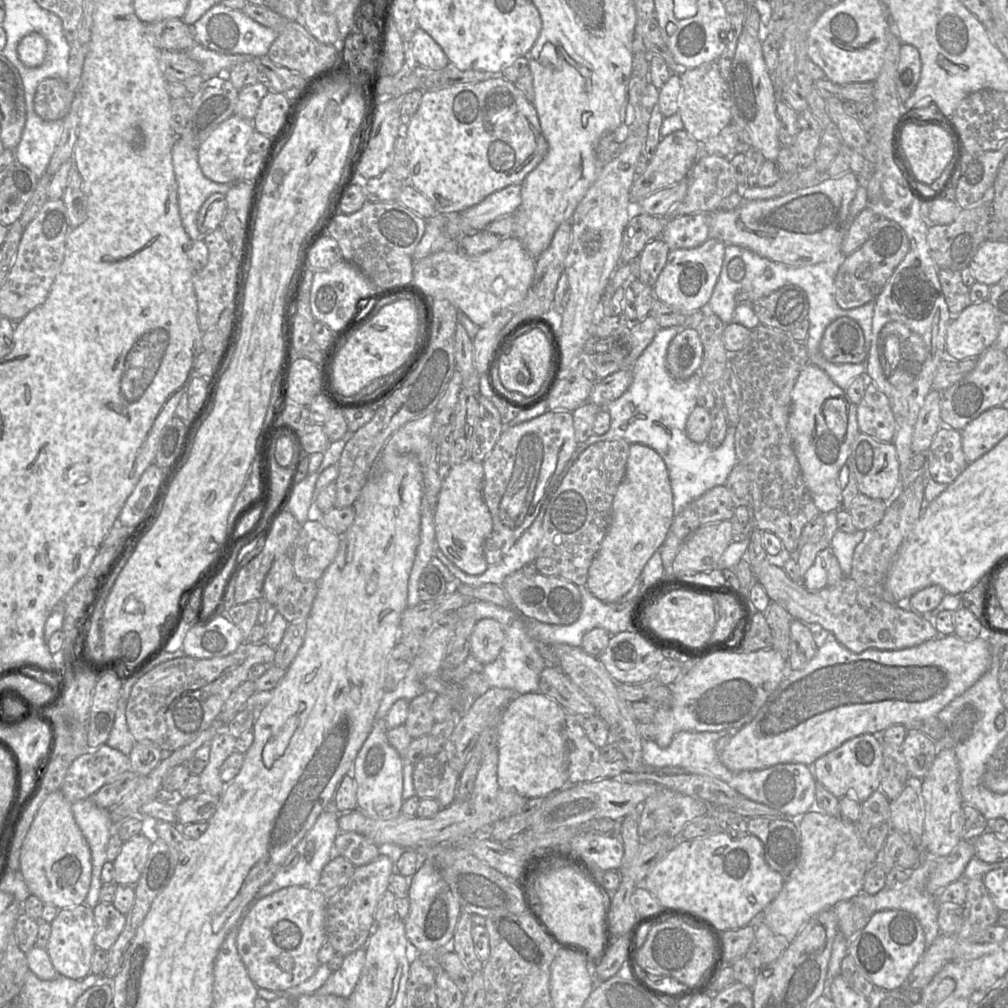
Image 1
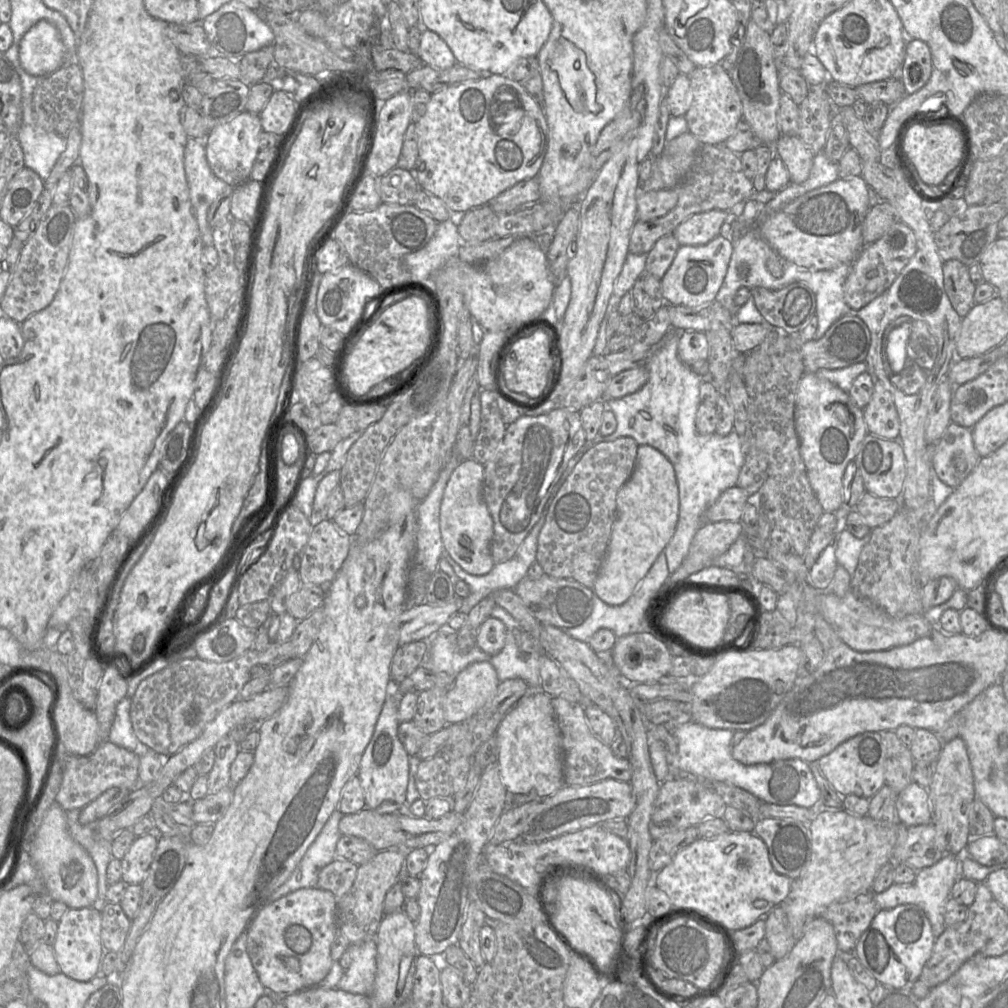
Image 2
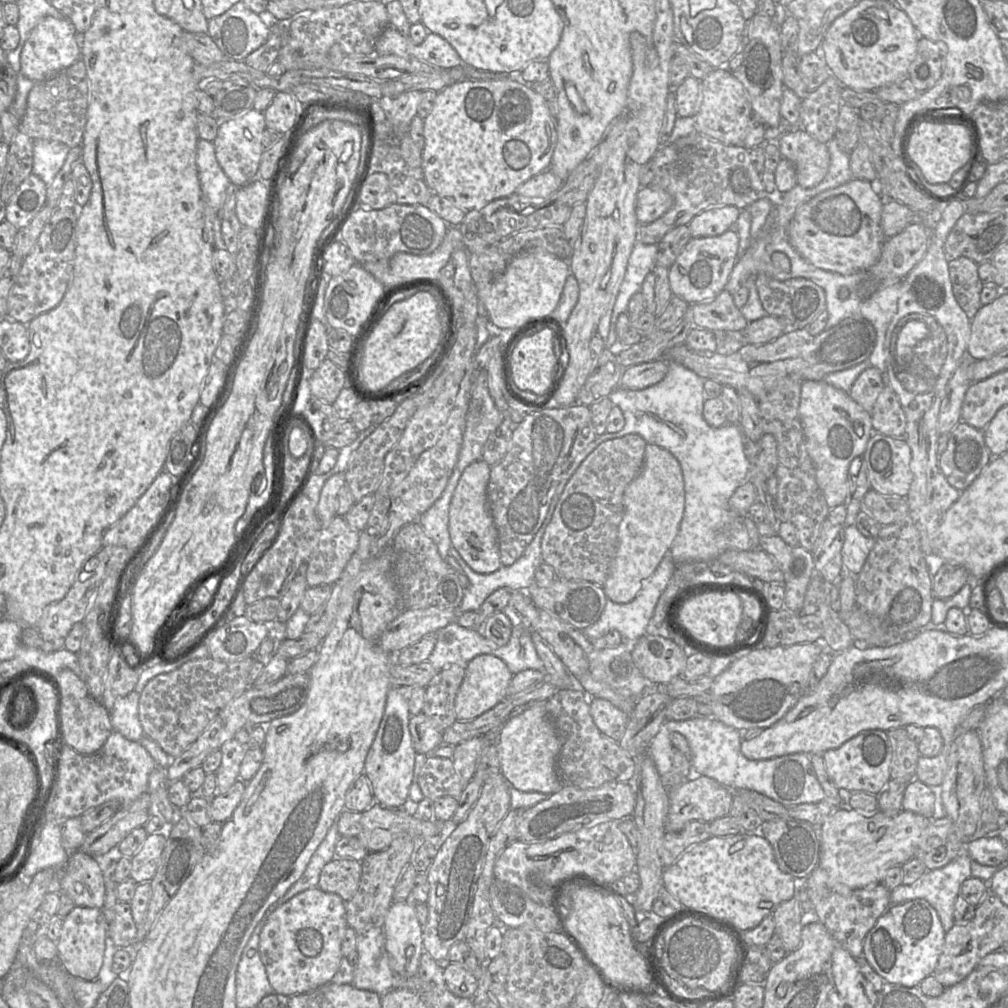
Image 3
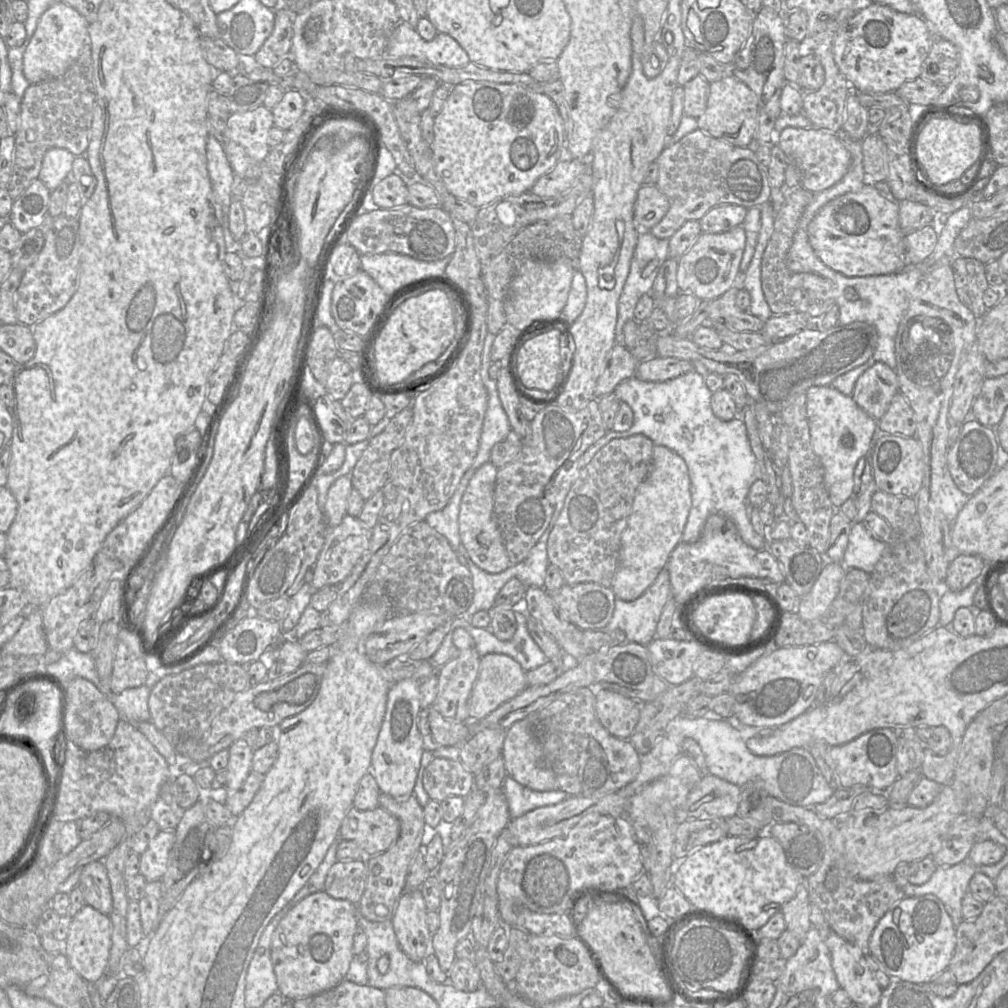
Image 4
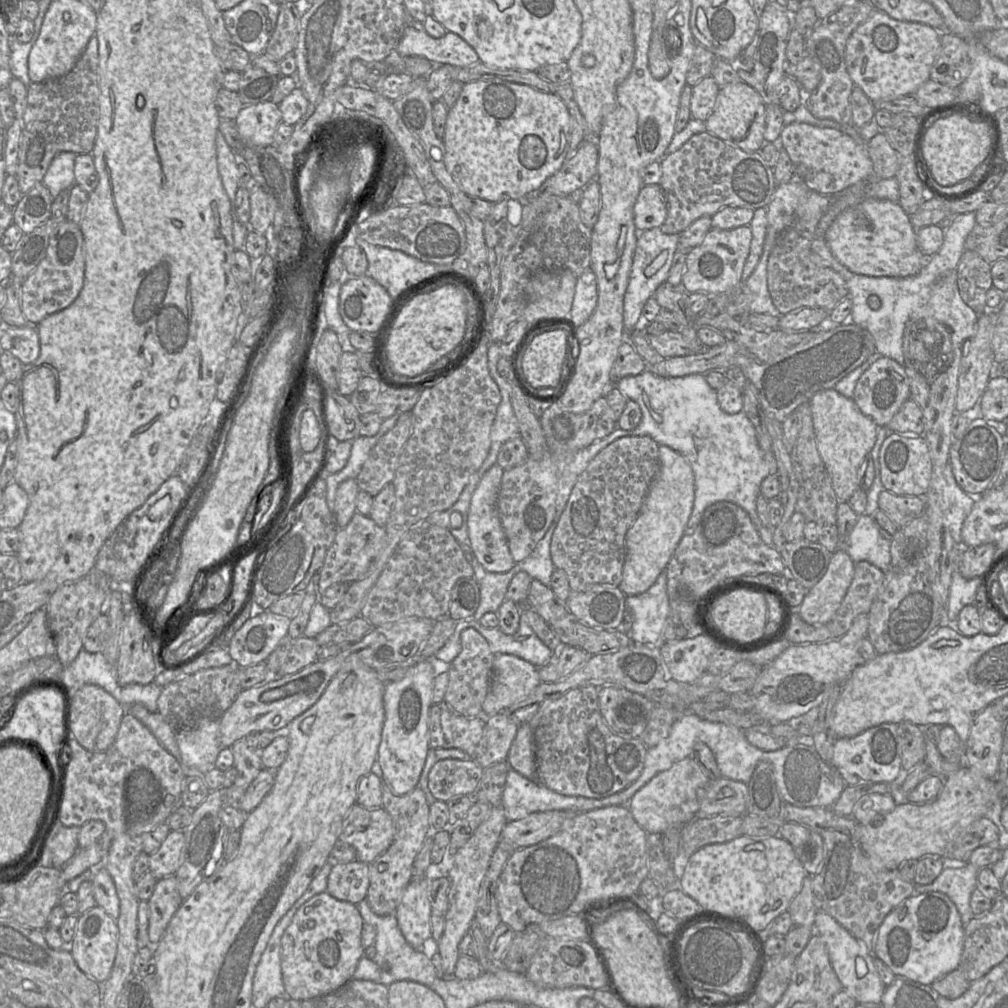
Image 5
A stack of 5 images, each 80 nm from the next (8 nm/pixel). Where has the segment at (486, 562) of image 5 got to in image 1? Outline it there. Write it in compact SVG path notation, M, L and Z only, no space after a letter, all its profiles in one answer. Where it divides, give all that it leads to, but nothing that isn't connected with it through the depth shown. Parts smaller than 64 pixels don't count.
M469 459L452 466L443 479L434 513L438 548L455 566L469 575L480 575L488 568L483 548L491 534L493 522L483 498L483 479L482 462Z

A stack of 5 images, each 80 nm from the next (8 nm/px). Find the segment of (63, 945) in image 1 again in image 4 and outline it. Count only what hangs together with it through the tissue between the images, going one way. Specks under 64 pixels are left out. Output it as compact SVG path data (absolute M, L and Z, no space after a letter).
M85 905L73 917L65 940L64 955L70 965L90 984L97 982L108 967L112 947L112 923L109 915Z

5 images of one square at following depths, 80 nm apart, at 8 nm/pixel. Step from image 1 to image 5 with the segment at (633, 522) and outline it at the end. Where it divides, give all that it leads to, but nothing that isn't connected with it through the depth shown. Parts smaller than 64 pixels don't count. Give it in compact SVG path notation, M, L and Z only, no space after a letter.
M659 445L659 471L650 484L643 499L639 514L625 537L625 561L619 589L626 596L635 596L646 592L665 571L679 541L685 534L685 527L694 503L694 475L689 462L668 446Z

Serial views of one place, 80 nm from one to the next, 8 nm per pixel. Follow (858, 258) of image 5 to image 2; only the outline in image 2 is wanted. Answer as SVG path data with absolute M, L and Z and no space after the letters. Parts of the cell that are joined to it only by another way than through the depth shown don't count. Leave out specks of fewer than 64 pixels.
M861 176L839 178L759 219L759 233L782 259L809 270L852 265L865 246L862 226L871 208L868 189L868 184Z

